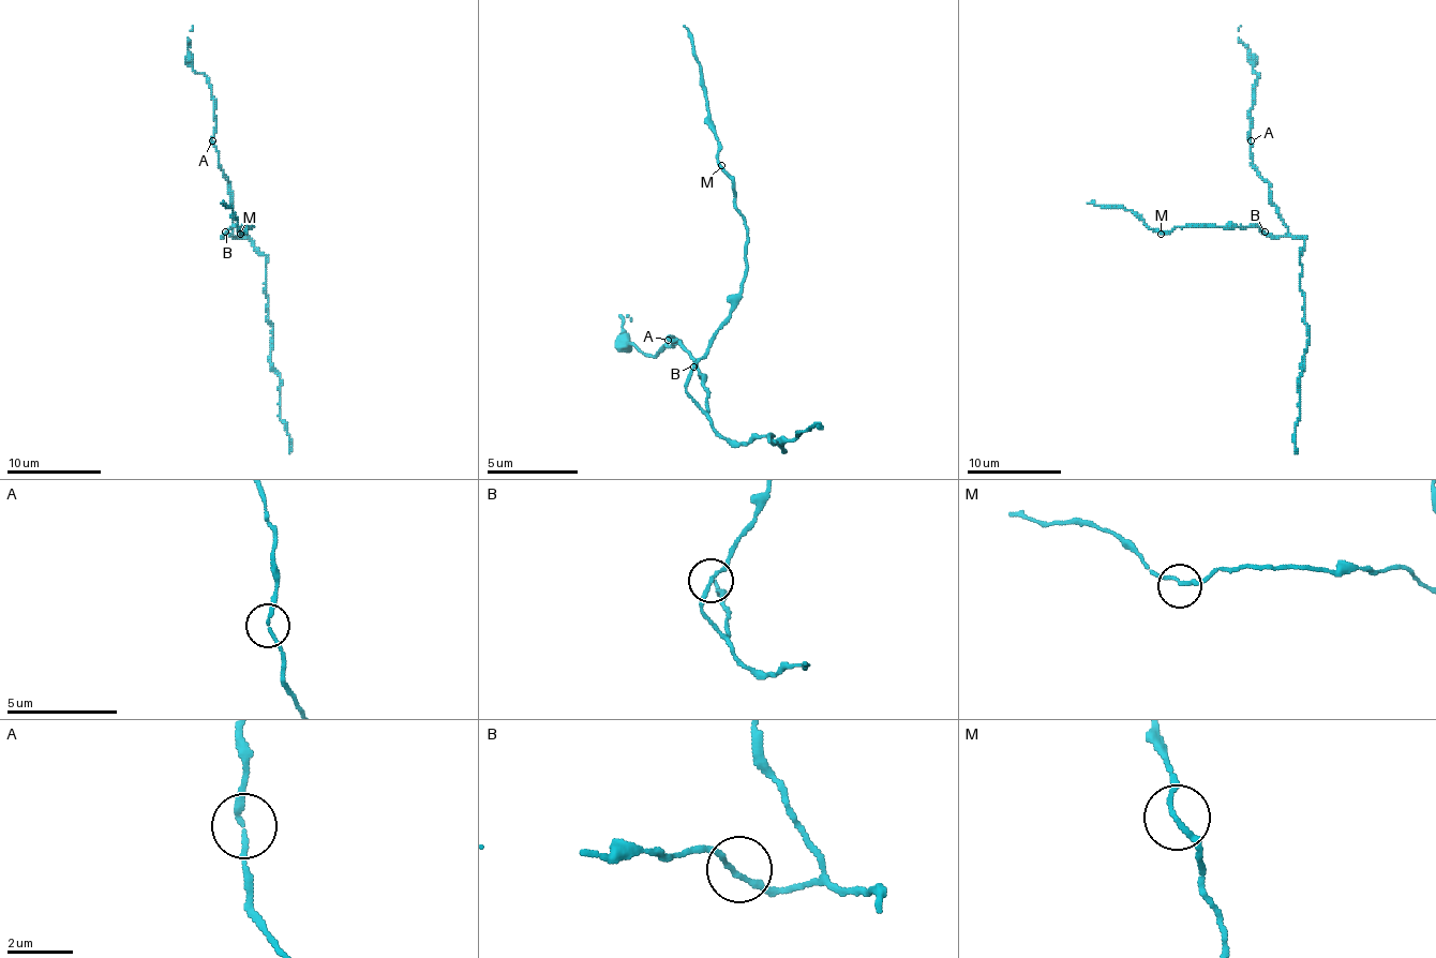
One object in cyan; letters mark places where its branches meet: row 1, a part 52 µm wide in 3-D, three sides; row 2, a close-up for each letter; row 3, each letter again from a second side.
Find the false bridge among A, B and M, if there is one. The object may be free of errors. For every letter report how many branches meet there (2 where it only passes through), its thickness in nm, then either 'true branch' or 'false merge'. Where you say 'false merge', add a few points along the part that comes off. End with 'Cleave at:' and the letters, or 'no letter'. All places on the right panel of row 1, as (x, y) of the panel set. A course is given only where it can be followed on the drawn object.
A: branches 2; calibre 150 nm; true branch
B: branches 2; calibre 150 nm; true branch
M: branches 2; calibre 150 nm; true branch
Cleave at: no letter

